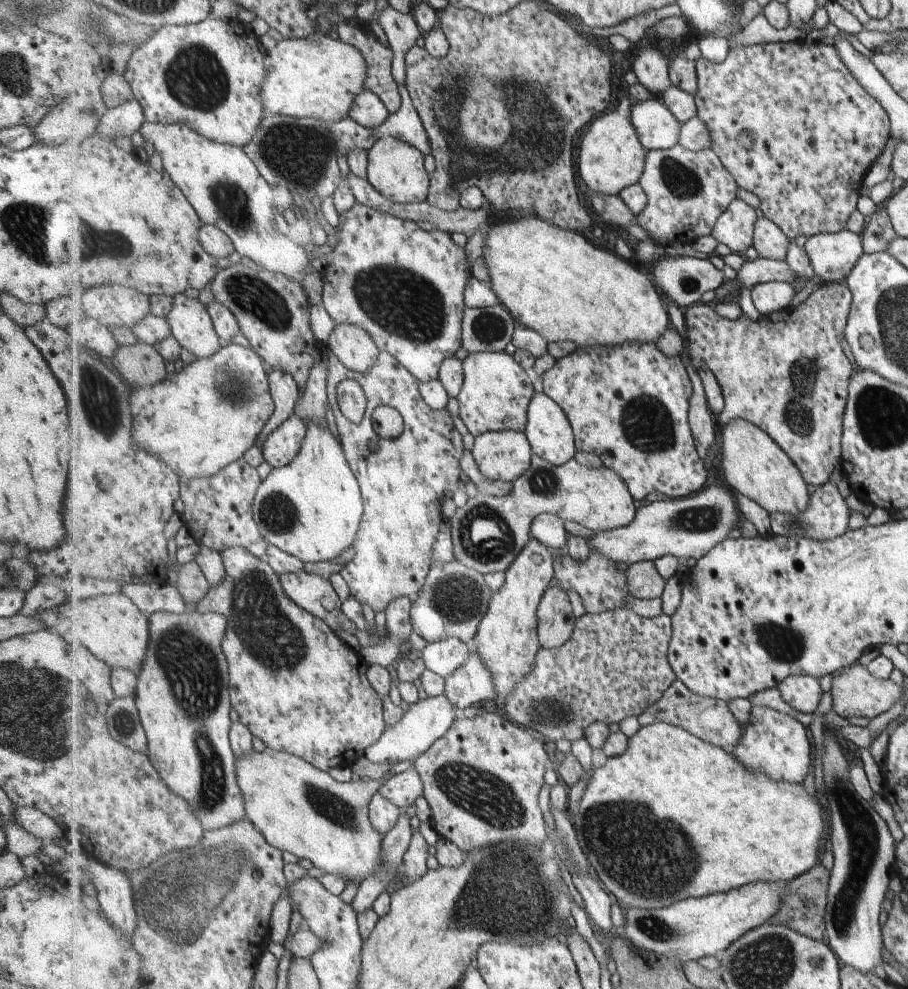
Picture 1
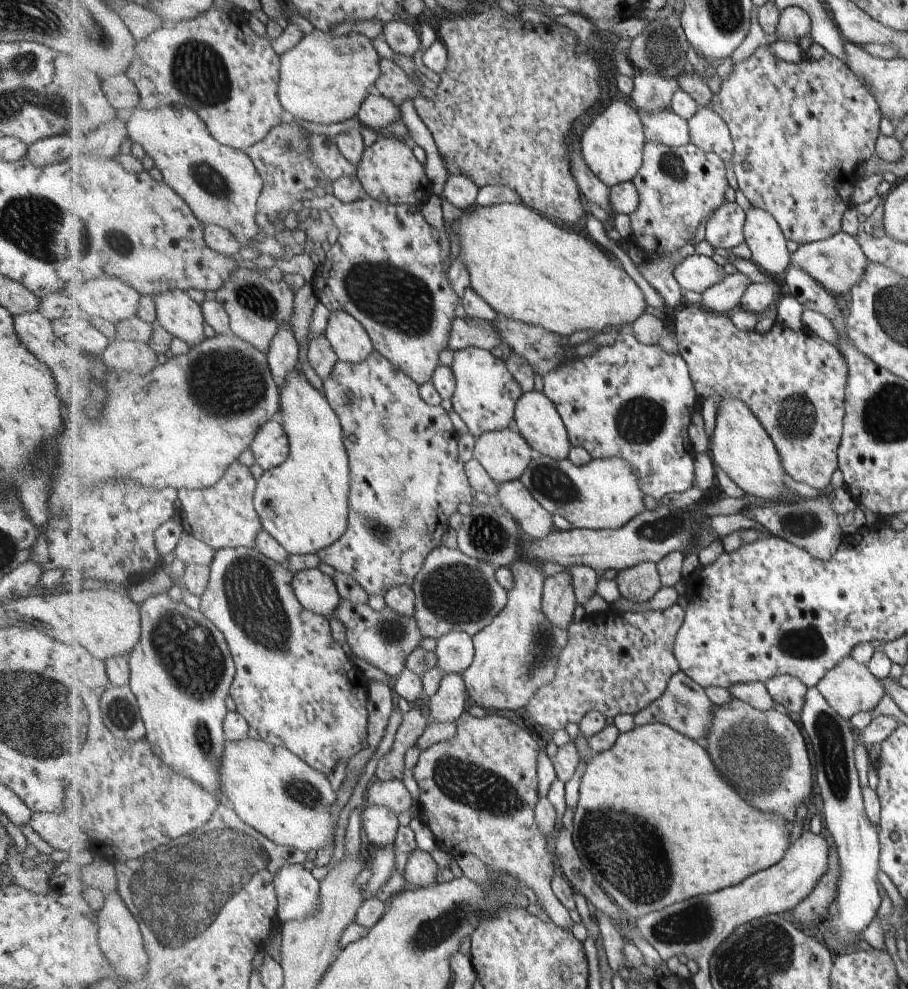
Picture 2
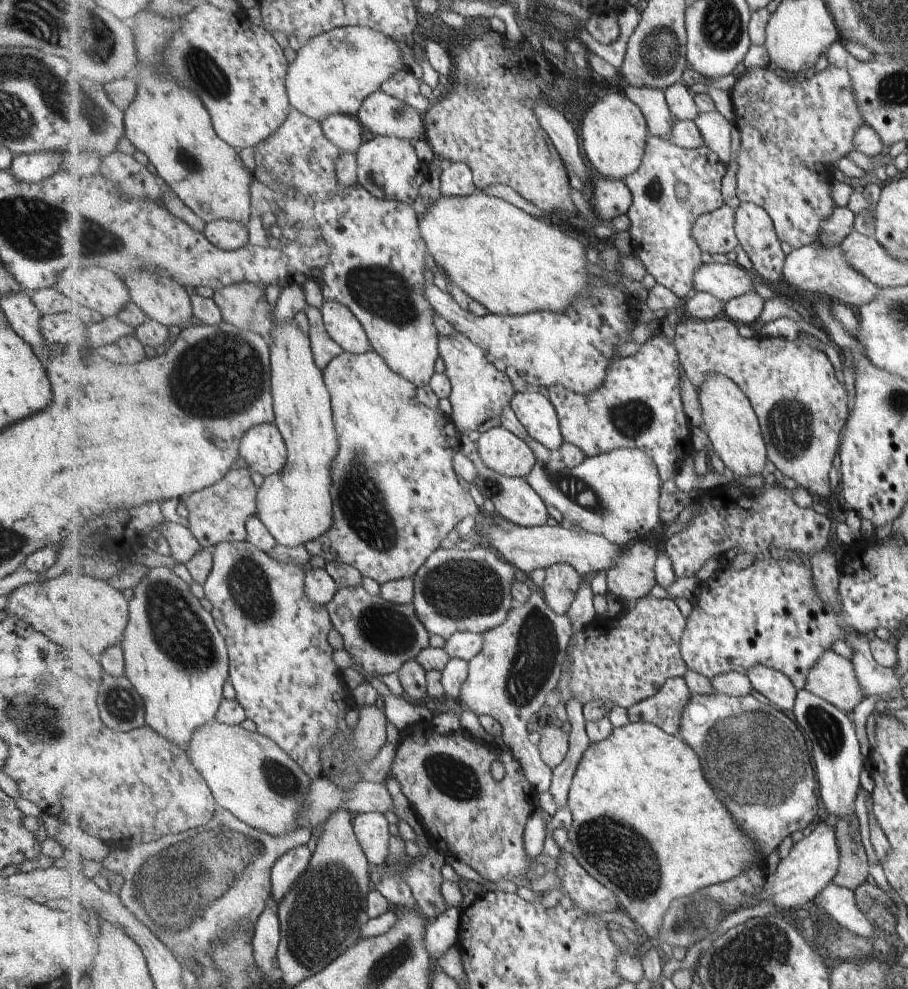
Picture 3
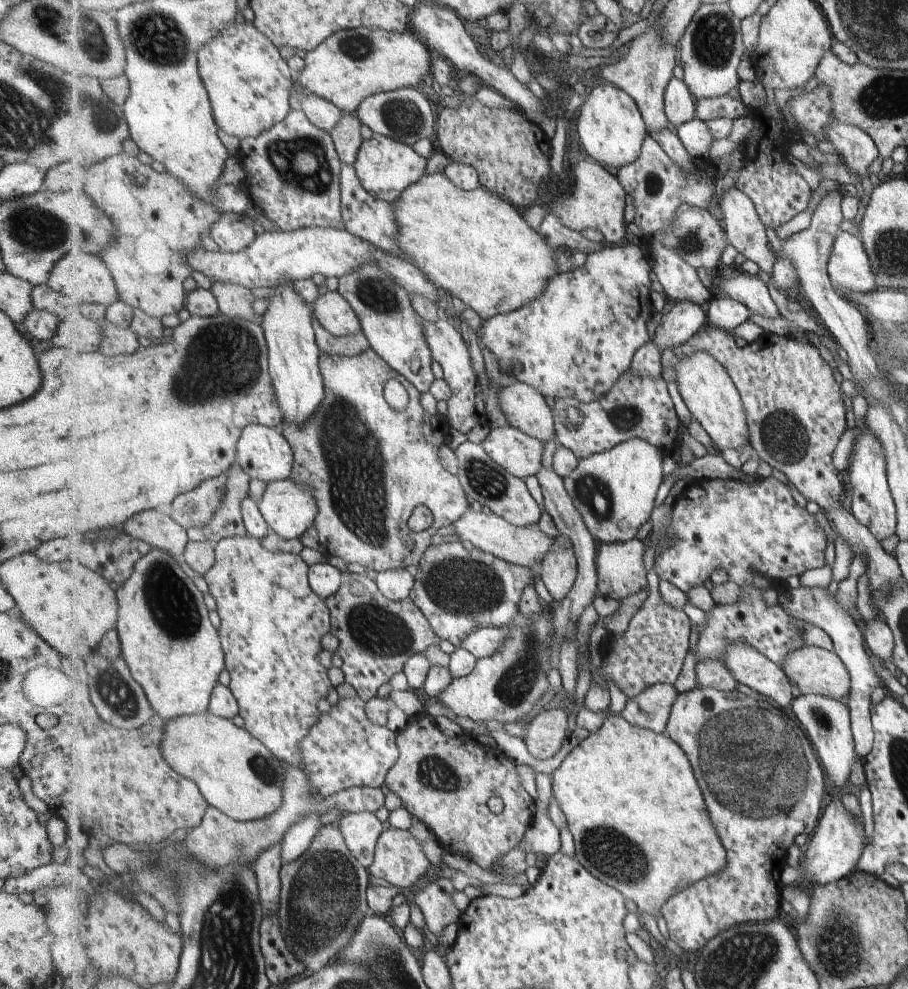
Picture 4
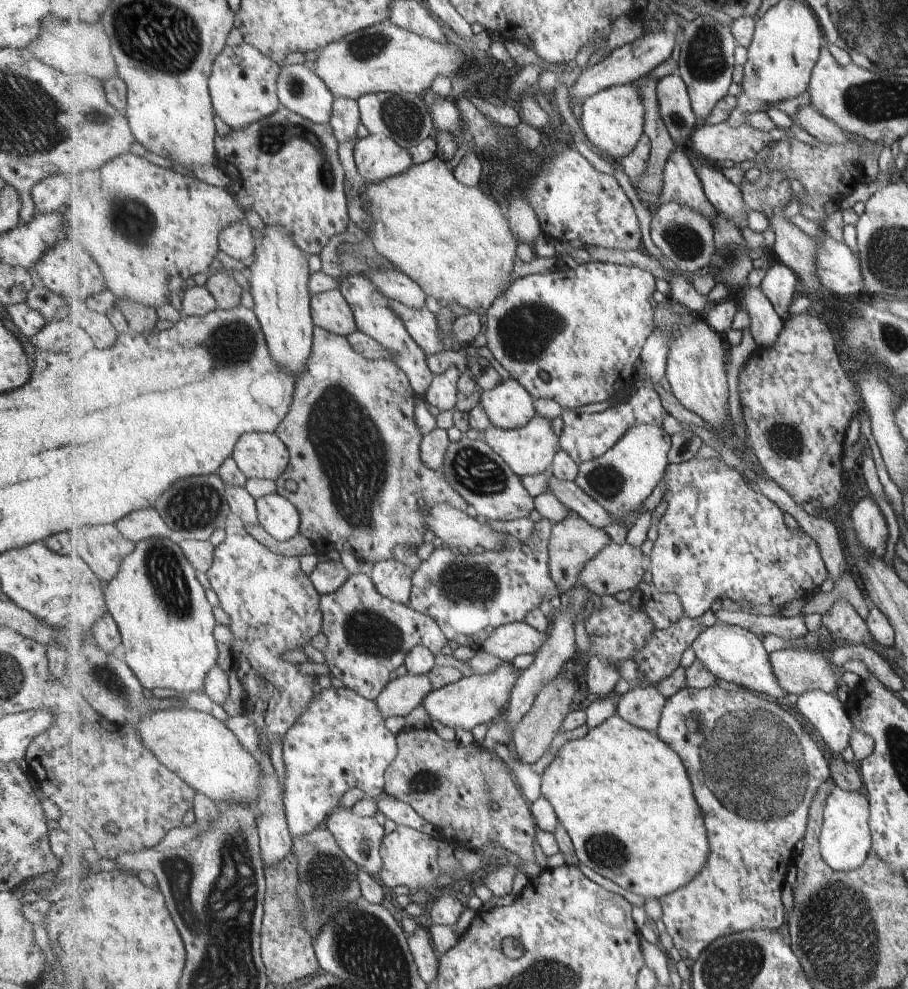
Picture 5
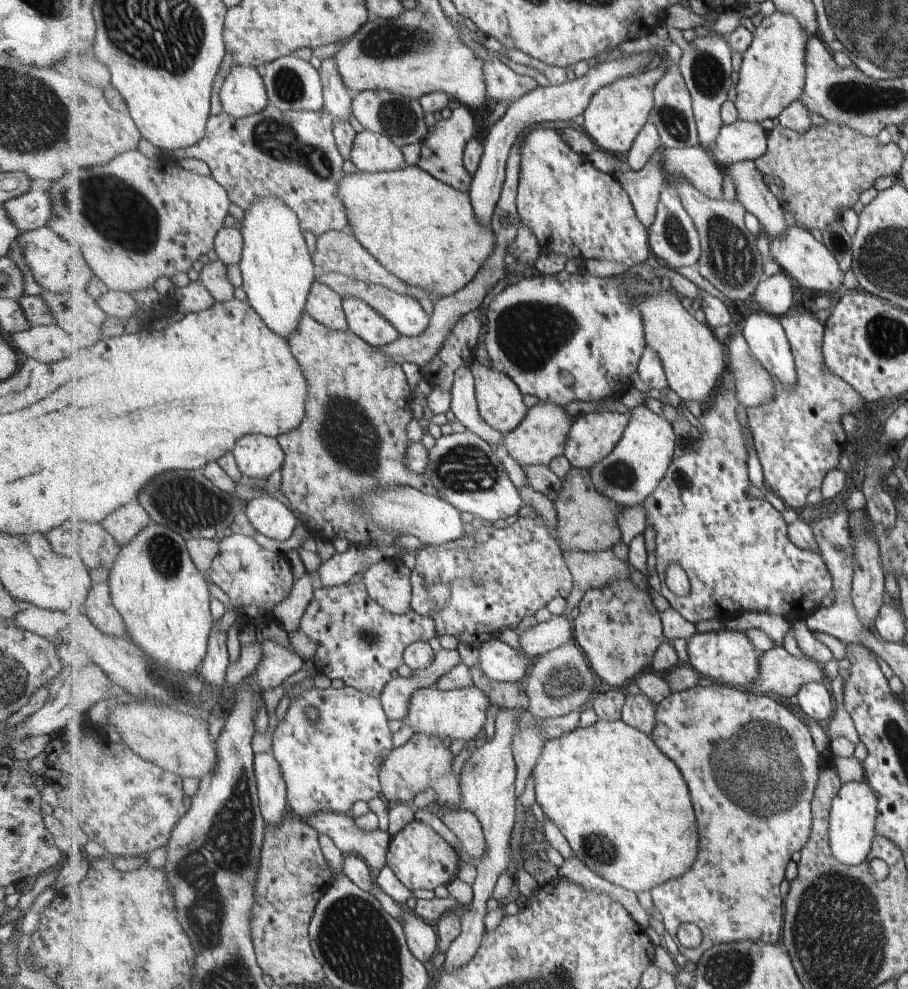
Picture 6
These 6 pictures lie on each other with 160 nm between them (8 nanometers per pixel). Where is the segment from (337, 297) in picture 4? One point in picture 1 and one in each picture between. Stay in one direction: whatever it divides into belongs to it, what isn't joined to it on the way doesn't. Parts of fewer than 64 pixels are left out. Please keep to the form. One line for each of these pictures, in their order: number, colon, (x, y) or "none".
1: (354, 347)
2: (351, 341)
3: (343, 326)

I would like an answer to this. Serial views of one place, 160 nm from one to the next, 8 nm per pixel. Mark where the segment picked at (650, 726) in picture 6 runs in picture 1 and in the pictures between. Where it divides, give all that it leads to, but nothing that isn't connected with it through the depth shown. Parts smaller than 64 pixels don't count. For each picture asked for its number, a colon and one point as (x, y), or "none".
1: (710, 719)
2: (685, 706)
3: (665, 709)
4: (651, 709)
5: (642, 706)

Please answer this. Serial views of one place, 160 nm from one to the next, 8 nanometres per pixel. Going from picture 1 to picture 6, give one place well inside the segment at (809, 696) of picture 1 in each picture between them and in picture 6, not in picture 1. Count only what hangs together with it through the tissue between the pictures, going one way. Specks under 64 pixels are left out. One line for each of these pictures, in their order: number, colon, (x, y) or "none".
2: (787, 690)
3: (779, 688)
4: (750, 667)
5: (731, 652)
6: (728, 657)

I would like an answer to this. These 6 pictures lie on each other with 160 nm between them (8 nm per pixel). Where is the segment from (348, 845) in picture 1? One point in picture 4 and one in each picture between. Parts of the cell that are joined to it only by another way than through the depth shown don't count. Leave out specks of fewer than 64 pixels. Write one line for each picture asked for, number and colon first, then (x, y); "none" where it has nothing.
2: (277, 793)
3: (250, 775)
4: (238, 774)

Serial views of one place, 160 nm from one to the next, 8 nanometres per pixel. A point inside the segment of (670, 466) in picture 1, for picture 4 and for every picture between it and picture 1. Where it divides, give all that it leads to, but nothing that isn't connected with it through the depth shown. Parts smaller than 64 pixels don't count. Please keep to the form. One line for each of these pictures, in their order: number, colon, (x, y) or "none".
2: (630, 400)
3: (639, 406)
4: (637, 407)

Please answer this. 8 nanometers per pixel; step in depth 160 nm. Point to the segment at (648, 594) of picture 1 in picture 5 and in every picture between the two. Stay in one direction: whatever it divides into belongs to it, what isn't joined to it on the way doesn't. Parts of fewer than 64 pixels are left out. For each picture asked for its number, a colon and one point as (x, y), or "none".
2: (639, 583)
3: (634, 576)
4: (621, 569)
5: (617, 567)

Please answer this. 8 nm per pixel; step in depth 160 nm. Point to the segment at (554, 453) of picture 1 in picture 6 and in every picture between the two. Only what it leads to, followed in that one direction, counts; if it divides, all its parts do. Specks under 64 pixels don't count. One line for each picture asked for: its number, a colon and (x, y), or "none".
2: (537, 419)
3: (535, 411)
4: (525, 407)
5: (509, 405)
6: (500, 400)

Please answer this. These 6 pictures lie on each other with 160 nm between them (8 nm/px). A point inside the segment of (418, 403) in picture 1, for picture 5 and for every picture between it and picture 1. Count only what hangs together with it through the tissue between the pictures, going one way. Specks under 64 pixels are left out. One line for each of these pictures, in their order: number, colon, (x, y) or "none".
2: (407, 481)
3: (394, 472)
4: (369, 465)
5: (355, 459)

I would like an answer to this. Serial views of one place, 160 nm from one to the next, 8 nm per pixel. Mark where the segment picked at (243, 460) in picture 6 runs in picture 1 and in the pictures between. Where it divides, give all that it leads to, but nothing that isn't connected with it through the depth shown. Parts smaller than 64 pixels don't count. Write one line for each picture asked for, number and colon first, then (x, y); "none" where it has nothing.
1: (284, 445)
2: (271, 448)
3: (264, 450)
4: (264, 452)
5: (260, 455)

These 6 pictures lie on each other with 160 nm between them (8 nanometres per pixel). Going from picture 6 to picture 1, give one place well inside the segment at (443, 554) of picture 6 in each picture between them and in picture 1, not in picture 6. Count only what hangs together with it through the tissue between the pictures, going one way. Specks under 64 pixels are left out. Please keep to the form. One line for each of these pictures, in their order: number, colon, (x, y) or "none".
1: (454, 601)
2: (454, 592)
3: (457, 590)
4: (460, 590)
5: (471, 595)

